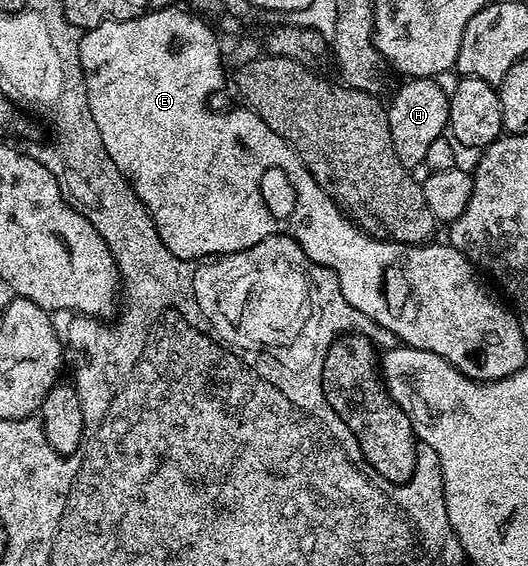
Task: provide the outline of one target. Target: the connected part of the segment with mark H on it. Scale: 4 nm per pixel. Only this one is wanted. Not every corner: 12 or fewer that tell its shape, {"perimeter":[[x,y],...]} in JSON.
{"perimeter":[[410,78],[388,102],[400,164],[421,167],[447,133],[450,94]]}

